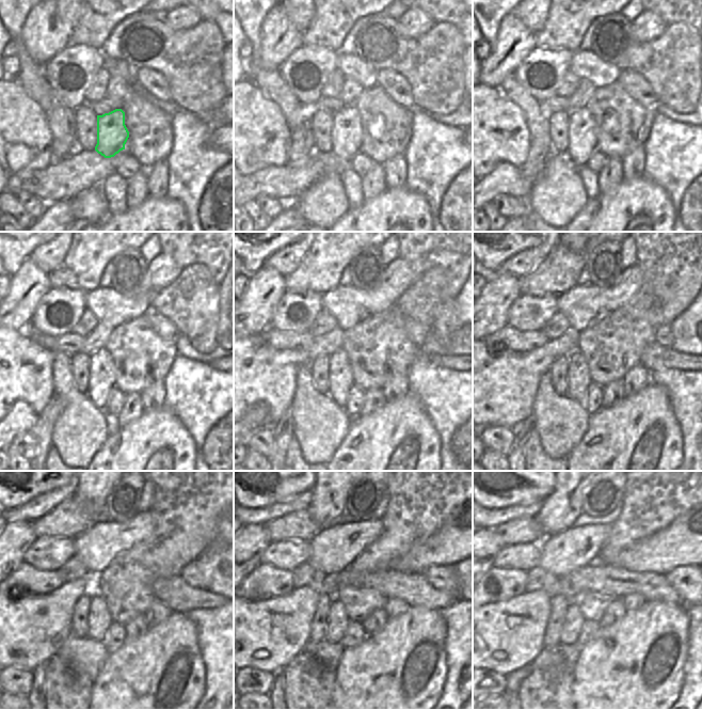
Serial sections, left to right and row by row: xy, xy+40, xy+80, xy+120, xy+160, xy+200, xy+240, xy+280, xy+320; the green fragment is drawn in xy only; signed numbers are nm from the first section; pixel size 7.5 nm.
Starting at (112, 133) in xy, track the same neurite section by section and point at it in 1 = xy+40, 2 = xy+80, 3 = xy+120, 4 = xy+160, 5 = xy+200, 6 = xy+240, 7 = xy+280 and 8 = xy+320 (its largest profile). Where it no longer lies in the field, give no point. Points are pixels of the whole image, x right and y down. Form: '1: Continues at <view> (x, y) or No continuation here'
1: Continues at xy+40 (346, 135)
2: Continues at xy+80 (581, 138)
3: Continues at xy+120 (101, 371)
4: Continues at xy+160 (339, 379)
5: Continues at xy+200 (578, 380)
6: Continues at xy+240 (99, 619)
7: Continues at xy+280 (337, 620)
8: Continues at xy+320 (573, 620).

